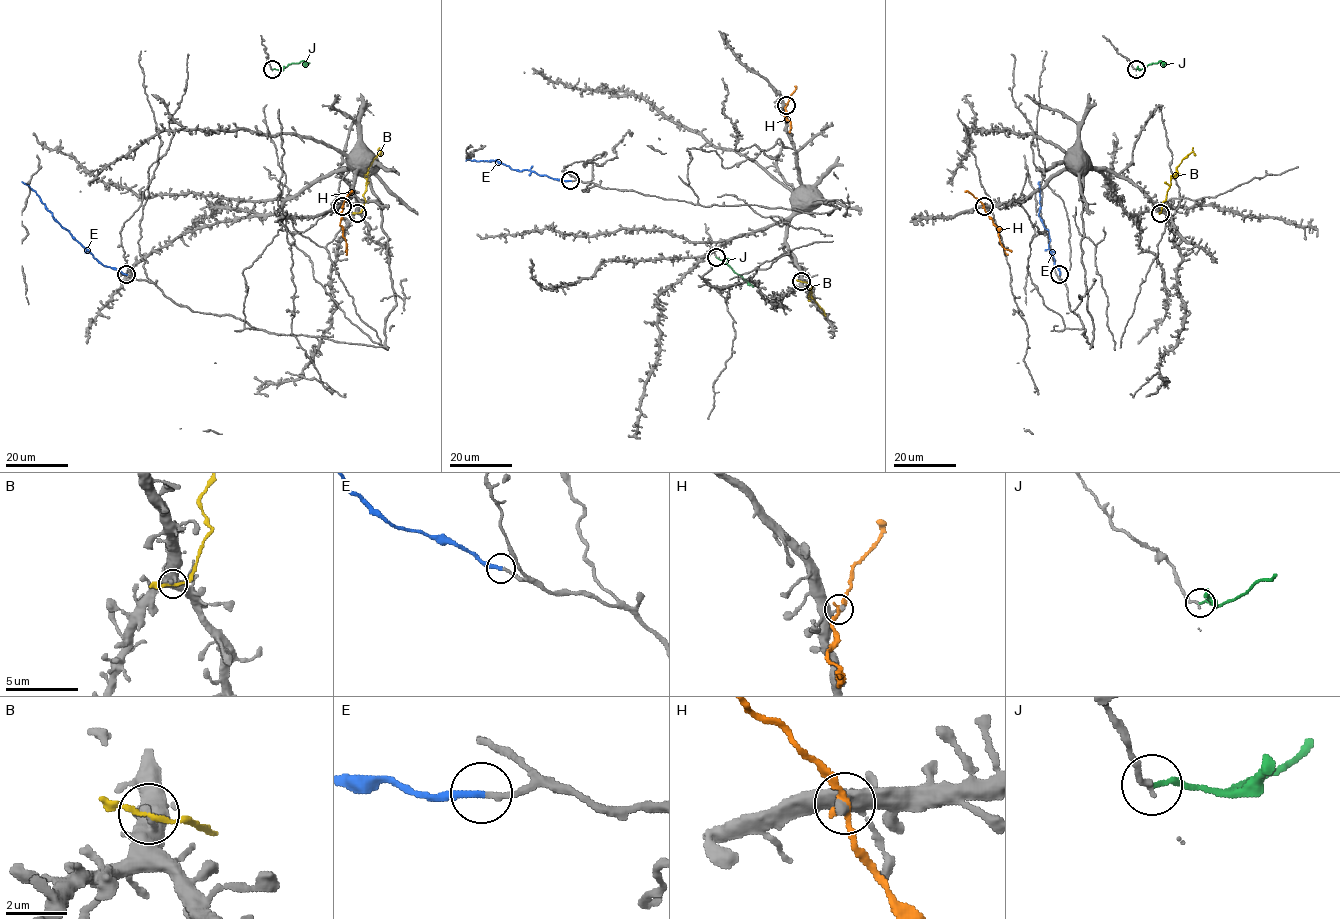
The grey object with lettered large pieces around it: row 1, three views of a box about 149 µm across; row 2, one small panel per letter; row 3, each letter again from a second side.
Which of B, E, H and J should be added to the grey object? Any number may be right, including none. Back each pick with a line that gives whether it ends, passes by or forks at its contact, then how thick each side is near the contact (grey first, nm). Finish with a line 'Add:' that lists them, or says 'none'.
E: it ends there; 180 nm thick on the grey side, 240 nm on the other
H: it passes by; 380 nm thick on the grey side, 200 nm on the other
Add: E, H

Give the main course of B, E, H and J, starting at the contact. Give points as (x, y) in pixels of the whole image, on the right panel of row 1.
B: (1160, 212), (1170, 176), (1191, 152), (1195, 155)
E: (1059, 274), (1049, 248), (1049, 233), (1039, 216), (1040, 181)
H: (984, 206), (998, 231), (1000, 243), (1011, 252)
J: (1136, 69), (1158, 61), (1166, 63)

